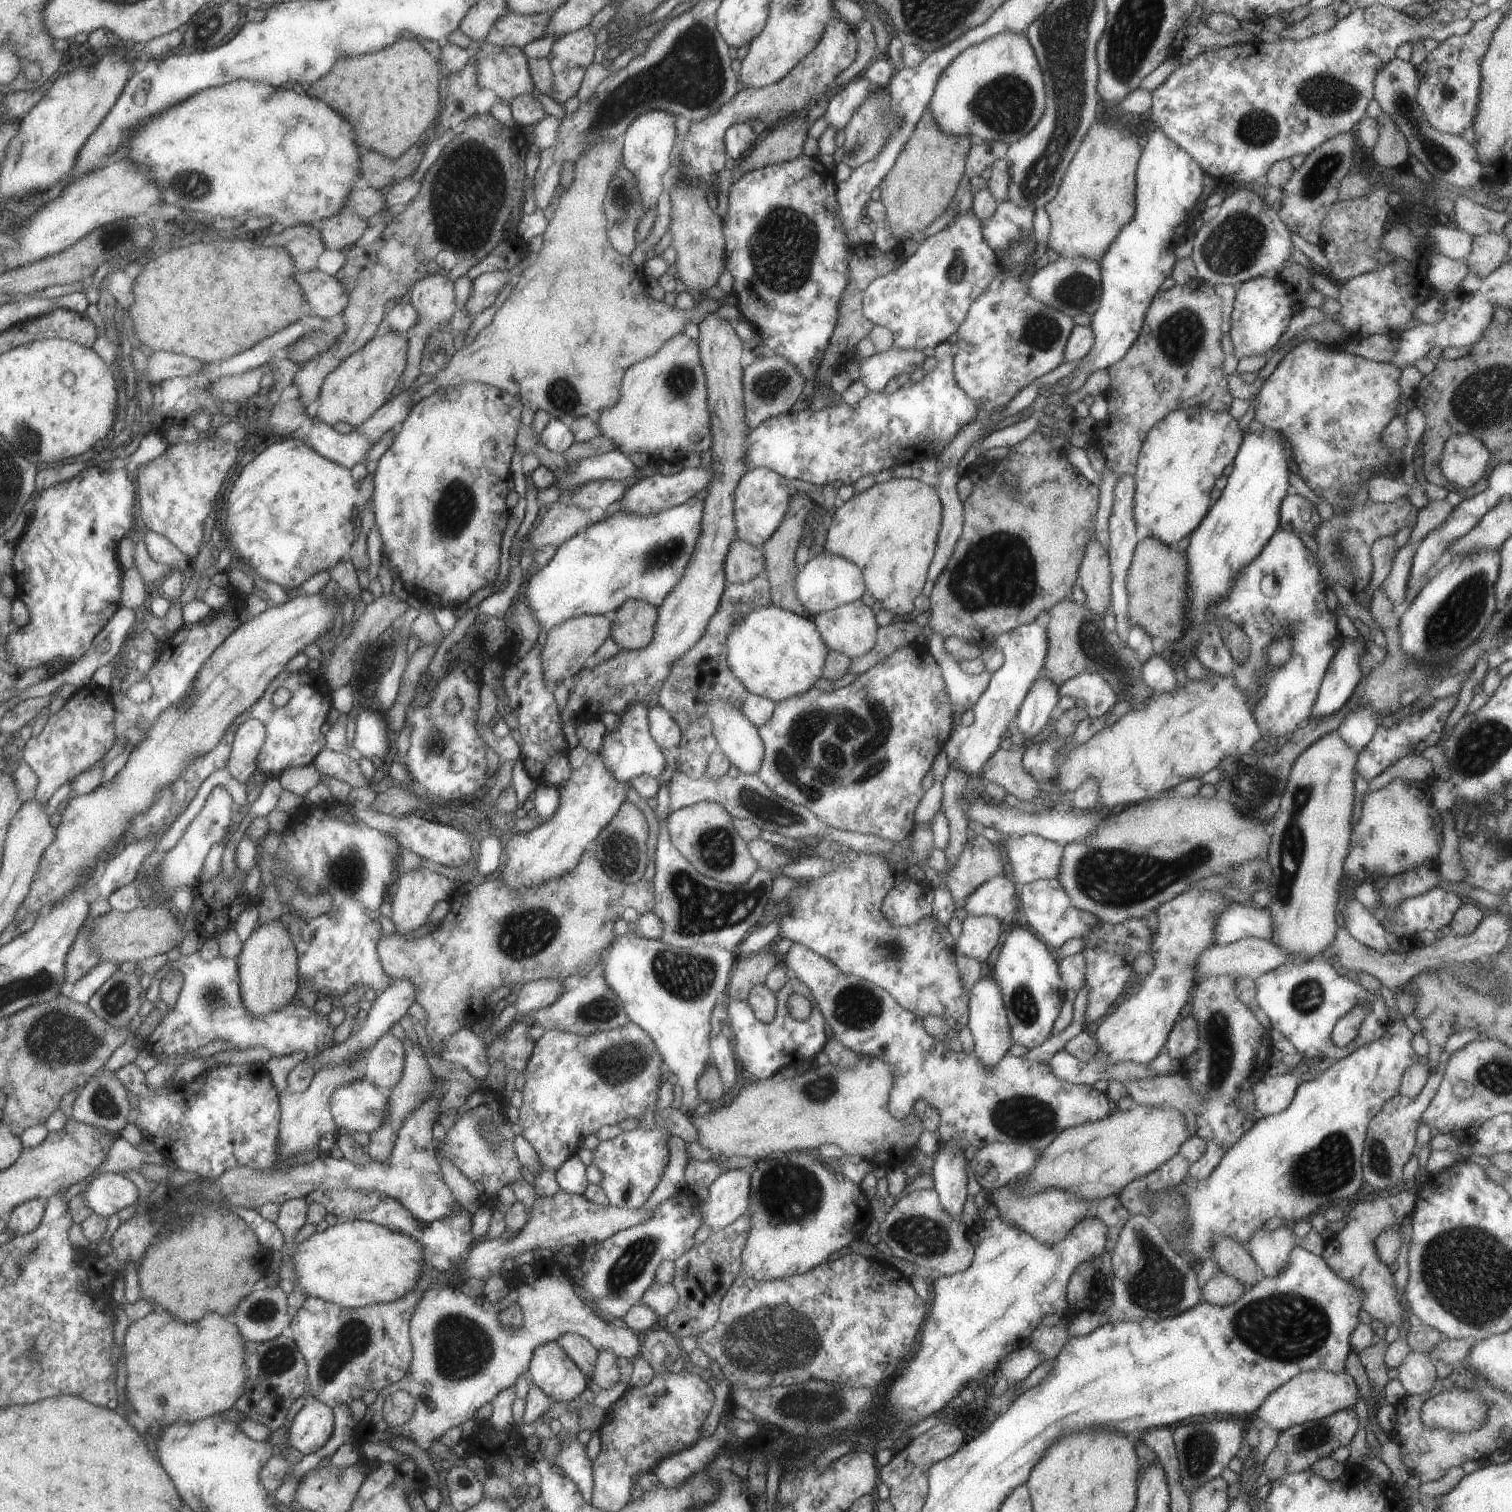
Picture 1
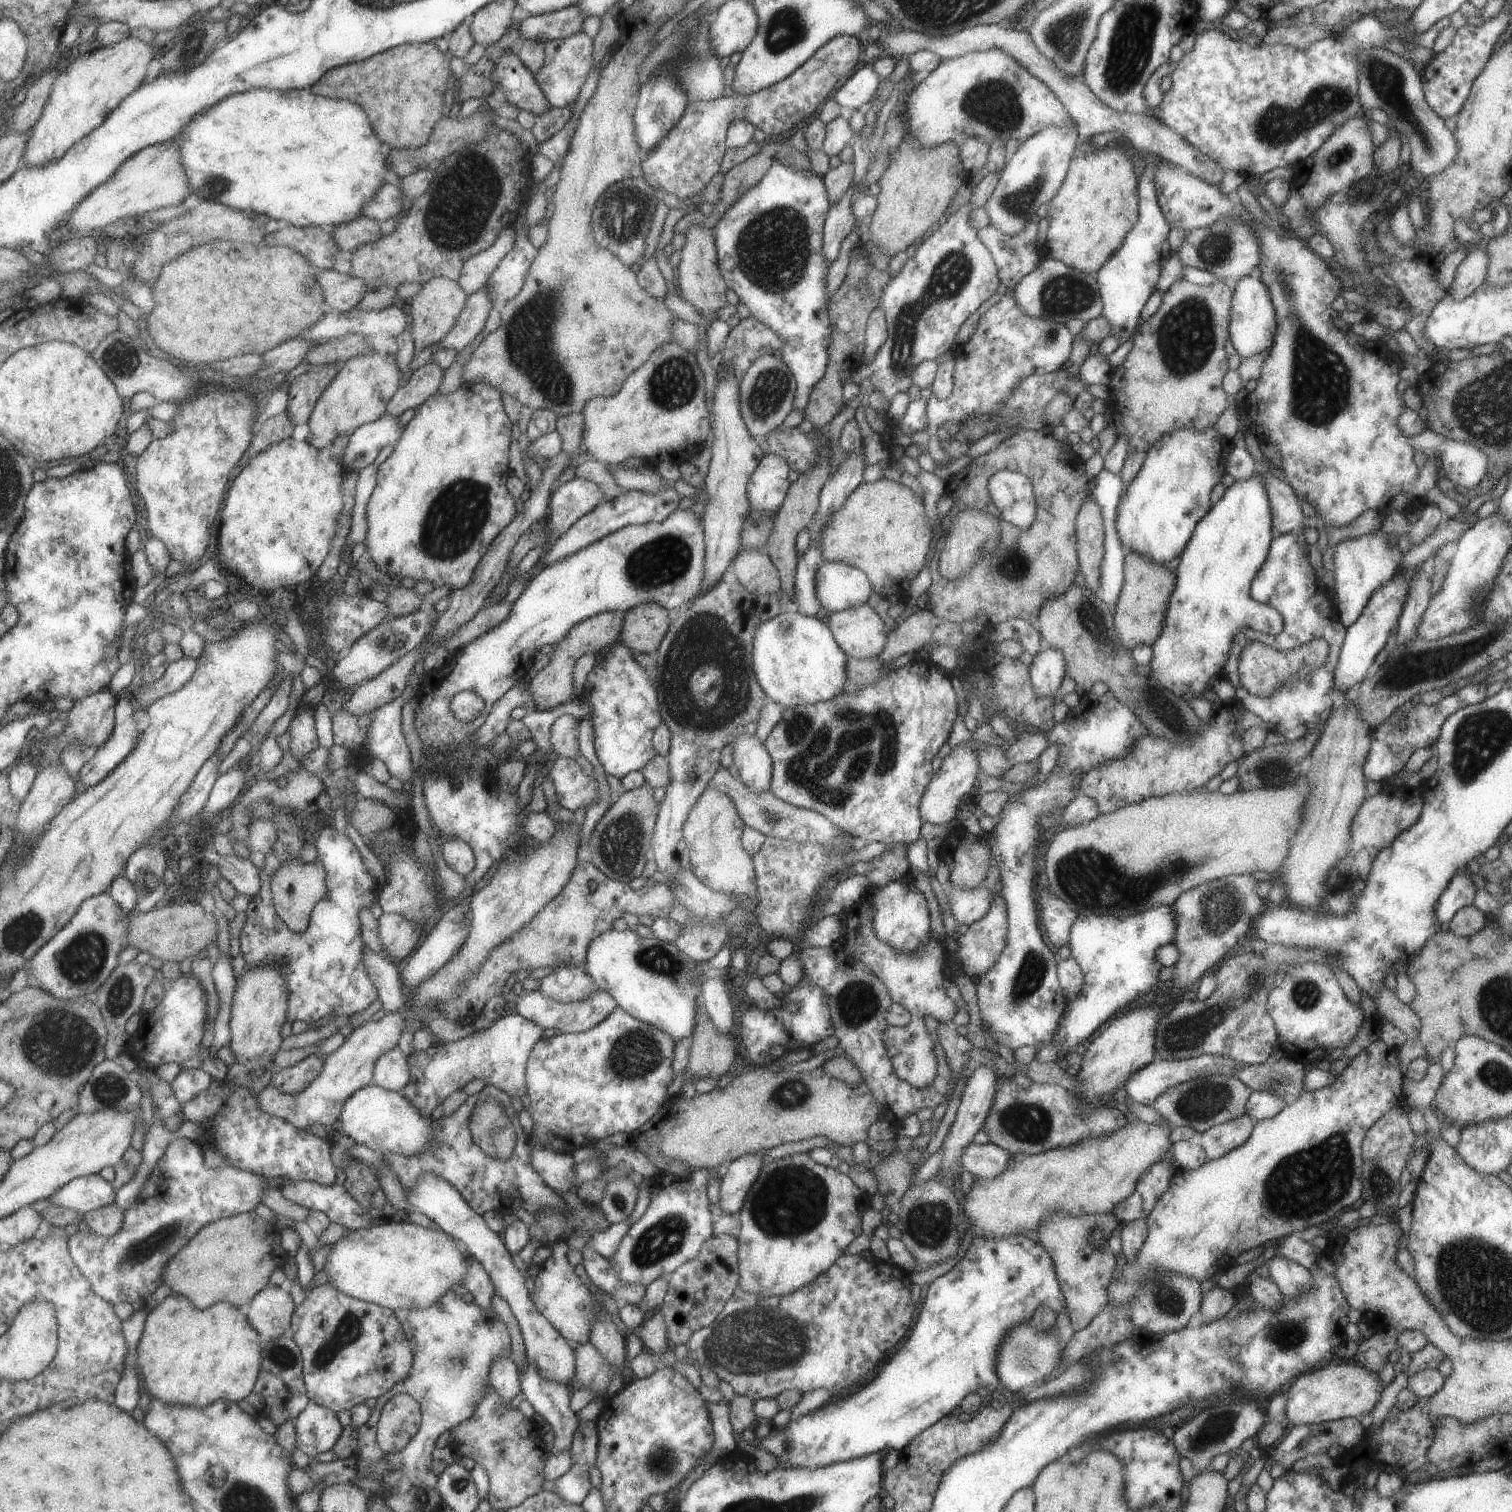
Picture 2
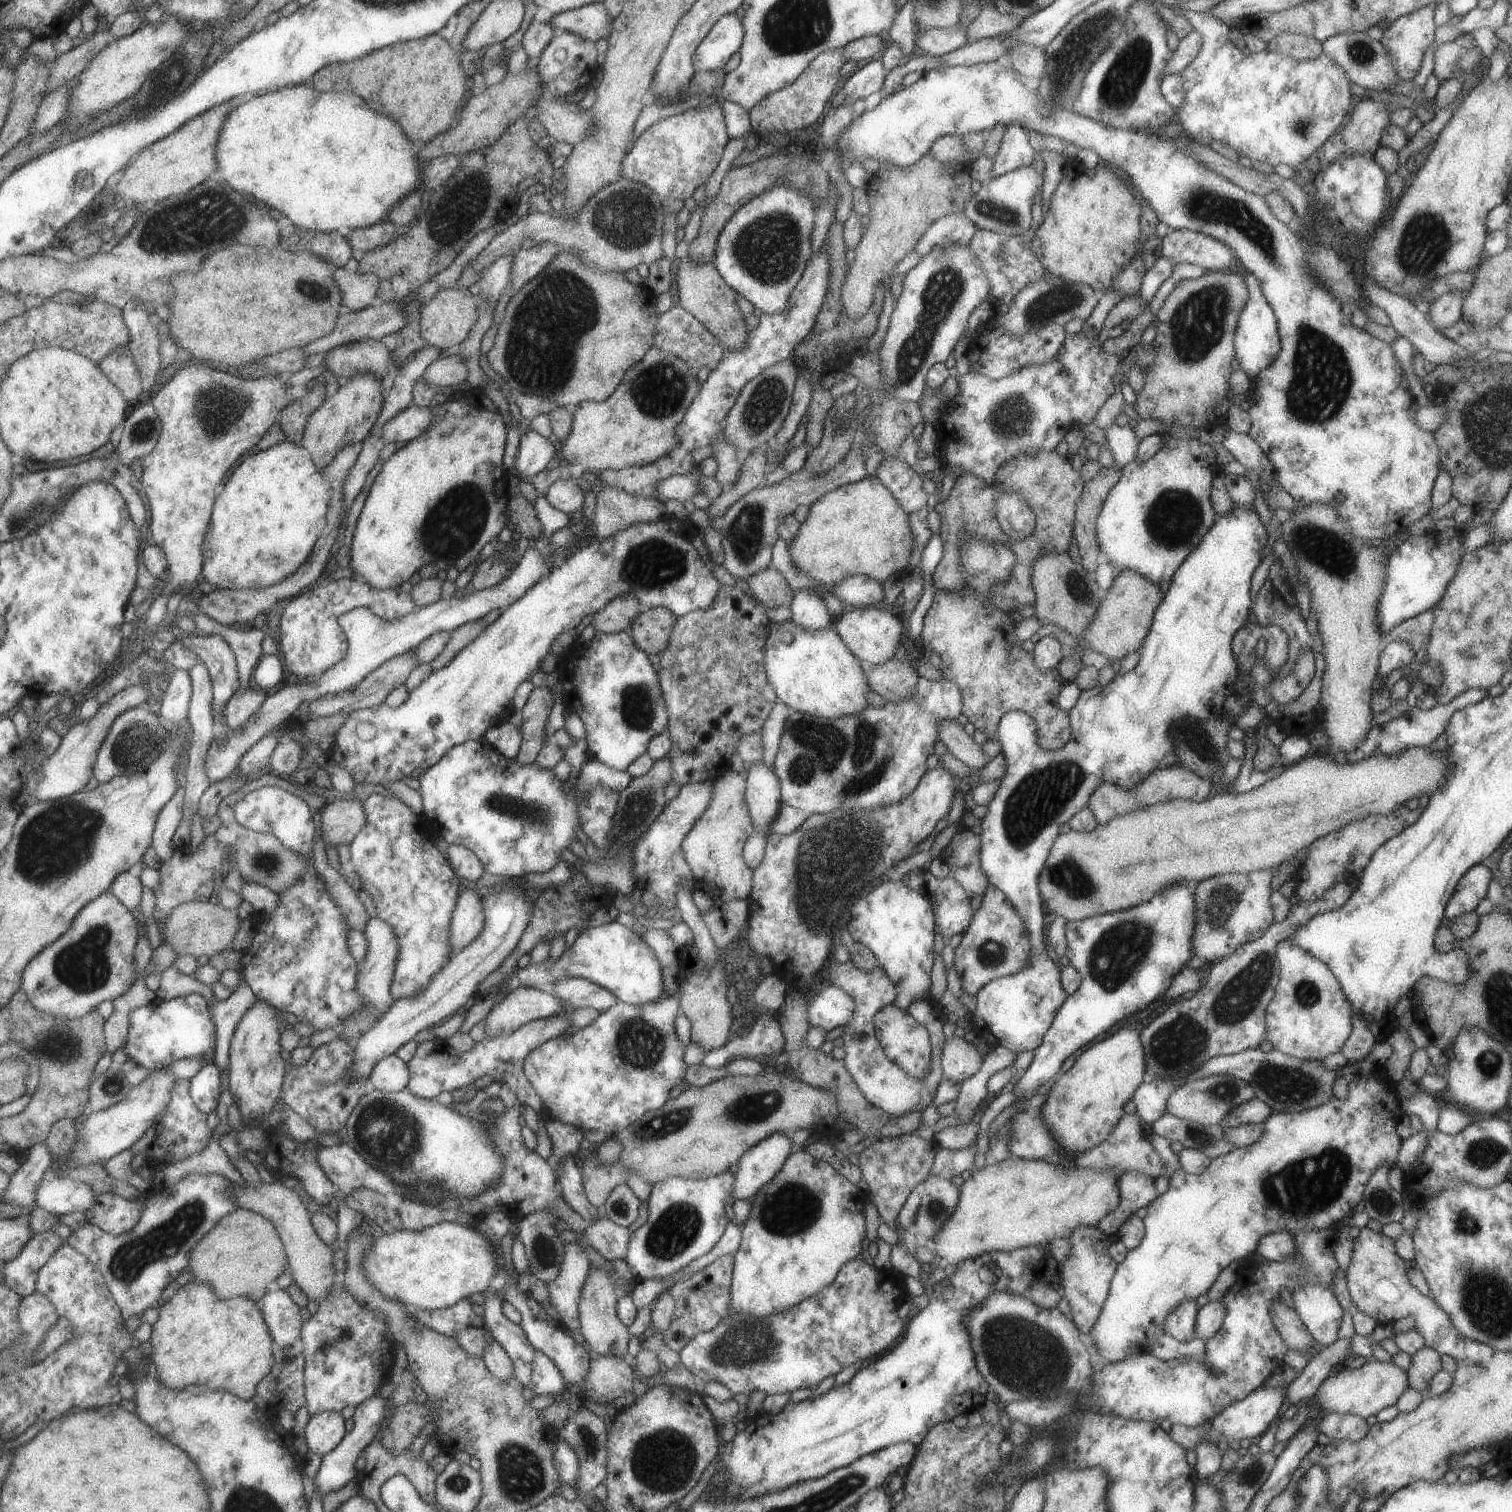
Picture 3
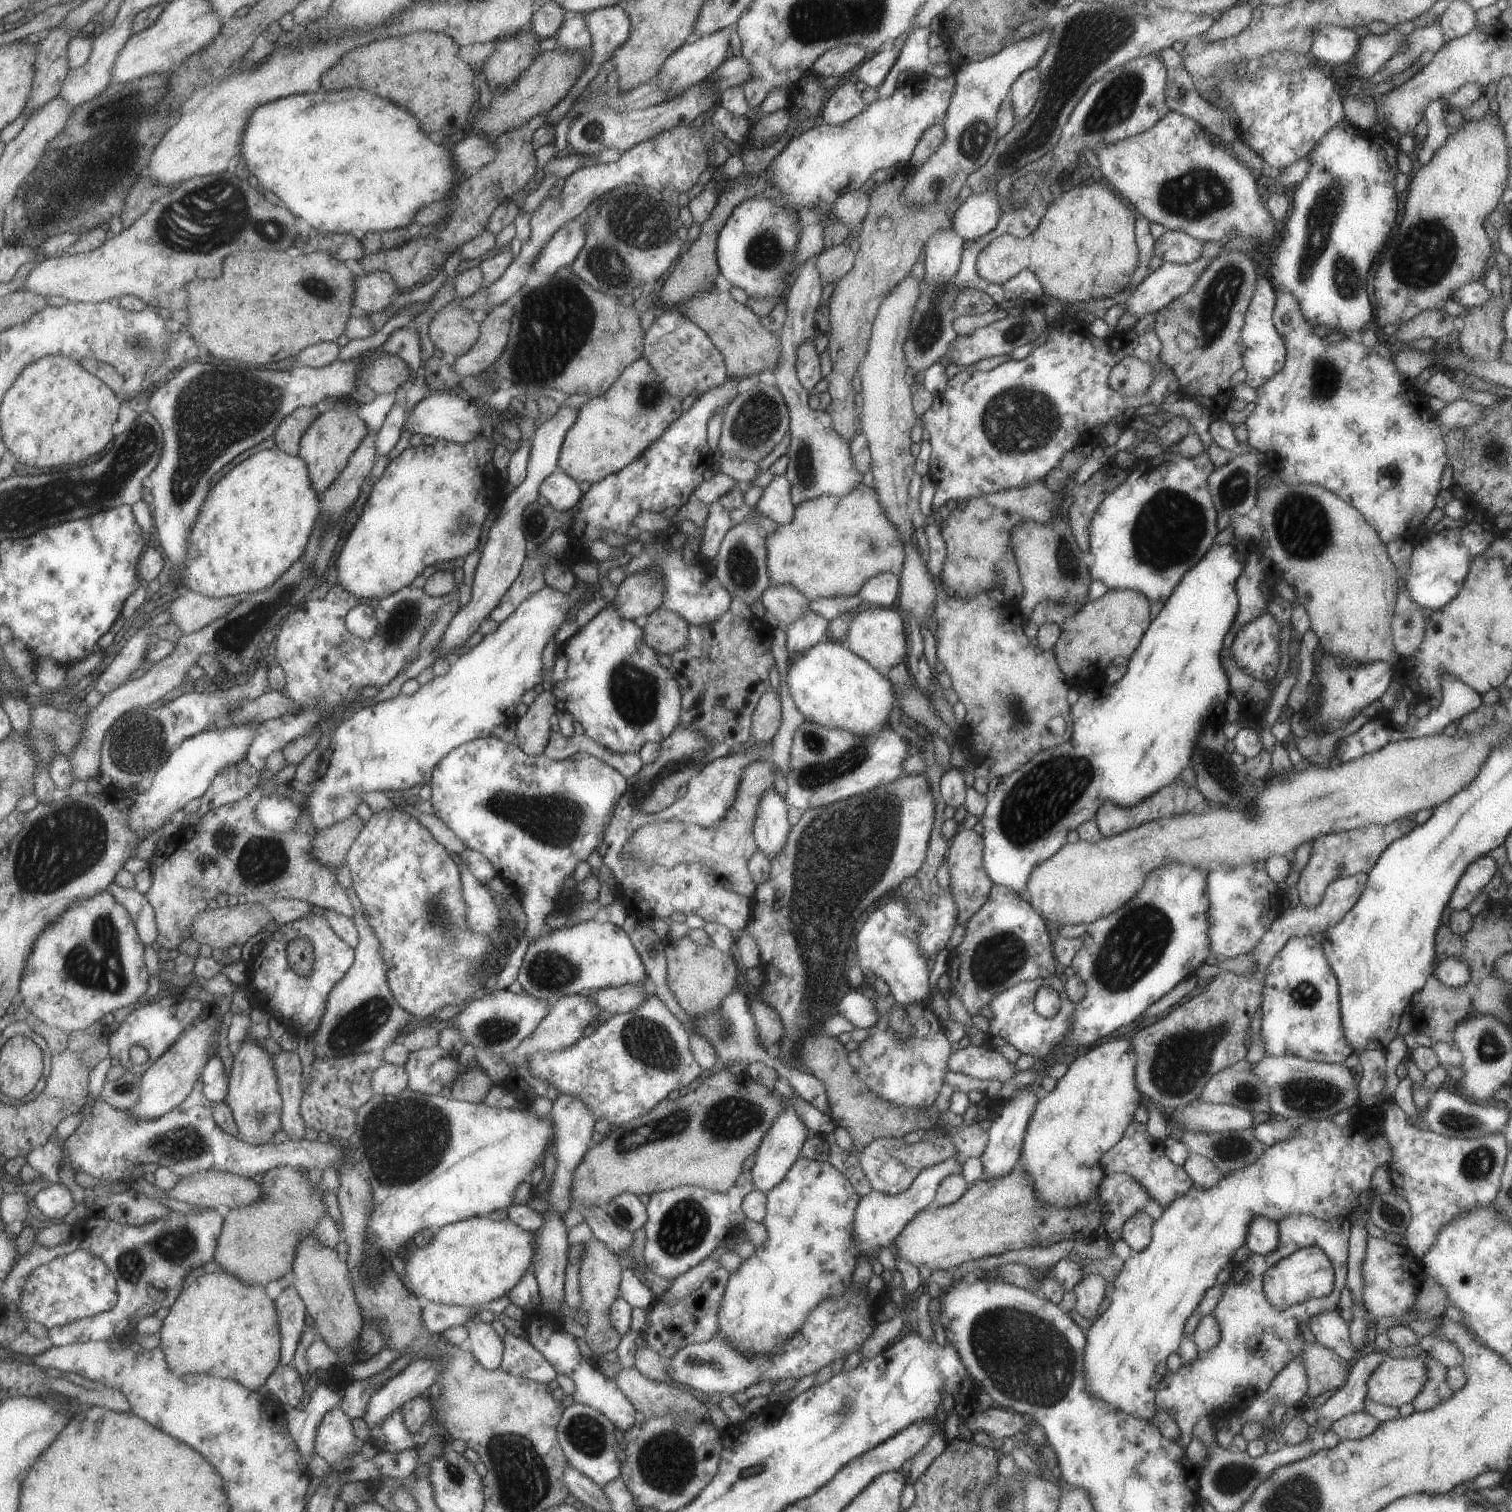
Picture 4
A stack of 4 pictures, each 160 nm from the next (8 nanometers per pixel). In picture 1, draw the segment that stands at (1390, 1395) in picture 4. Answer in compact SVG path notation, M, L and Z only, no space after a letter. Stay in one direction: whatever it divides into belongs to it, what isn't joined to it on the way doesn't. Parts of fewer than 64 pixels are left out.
M1346 1371L1341 1374L1303 1372L1265 1396L1265 1400L1259 1404L1254 1413L1254 1423L1269 1424L1271 1428L1280 1432L1309 1420L1325 1418L1337 1410L1354 1410L1357 1400L1359 1400L1357 1386Z

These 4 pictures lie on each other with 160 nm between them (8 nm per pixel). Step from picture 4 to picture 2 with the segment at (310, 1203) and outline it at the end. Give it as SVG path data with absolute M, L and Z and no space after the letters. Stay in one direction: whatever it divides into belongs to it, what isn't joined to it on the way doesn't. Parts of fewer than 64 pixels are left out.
M253 1209L232 1217L221 1217L201 1227L196 1236L189 1240L189 1244L172 1258L164 1273L164 1284L171 1288L172 1293L188 1296L190 1303L198 1309L226 1302L235 1305L245 1314L252 1298L269 1284L271 1272L283 1264L287 1256L285 1251L280 1243L279 1230L273 1224L261 1219Z

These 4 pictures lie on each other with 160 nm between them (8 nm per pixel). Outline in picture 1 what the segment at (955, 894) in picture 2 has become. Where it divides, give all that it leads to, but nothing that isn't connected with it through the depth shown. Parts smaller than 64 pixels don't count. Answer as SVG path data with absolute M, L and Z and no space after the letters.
M1007 875L995 877L975 888L963 909L970 916L995 916L999 922L1016 925L1017 899L1013 885Z

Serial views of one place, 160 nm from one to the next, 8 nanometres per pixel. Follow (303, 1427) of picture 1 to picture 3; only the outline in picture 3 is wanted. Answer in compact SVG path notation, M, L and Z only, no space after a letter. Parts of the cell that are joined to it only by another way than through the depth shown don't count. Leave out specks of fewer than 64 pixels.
M336 1411L311 1414L303 1432L307 1449L320 1457L330 1452L346 1434L344 1422Z

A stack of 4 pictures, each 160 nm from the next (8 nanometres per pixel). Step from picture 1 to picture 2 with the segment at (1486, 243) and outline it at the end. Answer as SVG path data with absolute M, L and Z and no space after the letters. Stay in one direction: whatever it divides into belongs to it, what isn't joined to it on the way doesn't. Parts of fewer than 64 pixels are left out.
M1485 241L1481 244L1470 246L1465 257L1455 268L1453 281L1446 289L1453 296L1453 300L1467 298L1473 290L1485 282L1487 276L1487 250Z

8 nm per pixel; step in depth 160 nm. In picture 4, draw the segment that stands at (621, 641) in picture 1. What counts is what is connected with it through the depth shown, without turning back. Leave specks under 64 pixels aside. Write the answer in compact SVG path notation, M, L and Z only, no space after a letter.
M663 605L649 613L643 640L658 654L673 654L686 645L690 624Z

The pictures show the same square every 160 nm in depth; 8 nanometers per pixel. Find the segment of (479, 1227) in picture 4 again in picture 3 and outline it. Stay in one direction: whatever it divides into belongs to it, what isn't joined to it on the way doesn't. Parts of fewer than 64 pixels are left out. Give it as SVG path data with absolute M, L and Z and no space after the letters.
M439 1222L421 1230L395 1230L385 1232L381 1236L373 1236L369 1250L363 1252L361 1270L365 1278L381 1292L381 1296L389 1300L397 1300L406 1307L414 1307L421 1311L435 1311L450 1308L461 1298L470 1294L481 1294L495 1286L495 1248L491 1242L469 1227L453 1222Z

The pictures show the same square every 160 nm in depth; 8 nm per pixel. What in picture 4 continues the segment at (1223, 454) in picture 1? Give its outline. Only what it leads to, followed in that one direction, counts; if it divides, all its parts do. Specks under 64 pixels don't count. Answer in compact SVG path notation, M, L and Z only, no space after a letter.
M1165 451L1152 459L1139 459L1133 464L1133 467L1128 471L1127 478L1116 486L1107 496L1101 501L1097 507L1095 514L1091 517L1089 525L1089 544L1088 552L1093 554L1094 564L1088 567L1088 575L1091 581L1102 582L1108 589L1130 589L1141 593L1151 604L1156 600L1161 600L1163 603L1168 599L1168 596L1173 592L1177 583L1183 578L1183 575L1201 560L1208 548L1212 546L1213 538L1218 530L1215 527L1215 518L1217 512L1213 506L1206 480L1209 473L1213 470L1213 465L1209 461L1209 456L1203 451L1199 456L1193 458L1185 458L1177 453Z

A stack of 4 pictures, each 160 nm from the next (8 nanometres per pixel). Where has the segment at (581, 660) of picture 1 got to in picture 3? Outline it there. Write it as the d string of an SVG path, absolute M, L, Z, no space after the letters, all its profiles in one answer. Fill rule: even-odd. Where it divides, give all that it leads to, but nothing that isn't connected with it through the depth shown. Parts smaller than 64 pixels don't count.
M623 594L611 600L605 608L597 611L589 622L589 626L593 627L595 632L617 633L621 630L629 630L637 614L640 614L639 602L633 596ZM543 683L538 688L533 686L526 704L522 708L523 722L520 727L521 746L515 762L519 766L532 764L545 744L545 722L553 706L553 696Z

